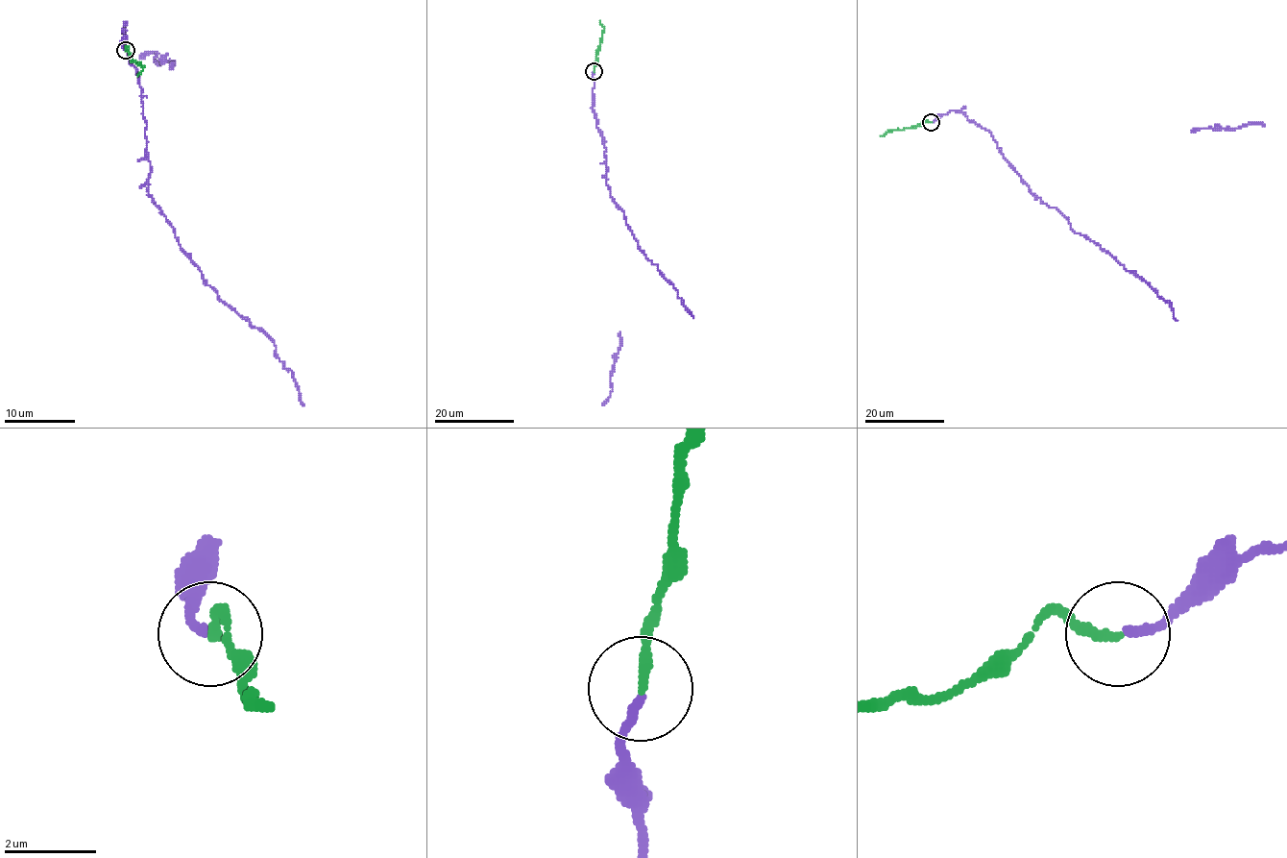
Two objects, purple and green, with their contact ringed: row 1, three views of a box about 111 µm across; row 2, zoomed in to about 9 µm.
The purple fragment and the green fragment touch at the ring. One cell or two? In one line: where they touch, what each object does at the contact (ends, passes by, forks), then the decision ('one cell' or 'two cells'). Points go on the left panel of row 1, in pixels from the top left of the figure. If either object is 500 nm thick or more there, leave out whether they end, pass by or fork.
(126, 50) | purple ends | green ends | one cell

